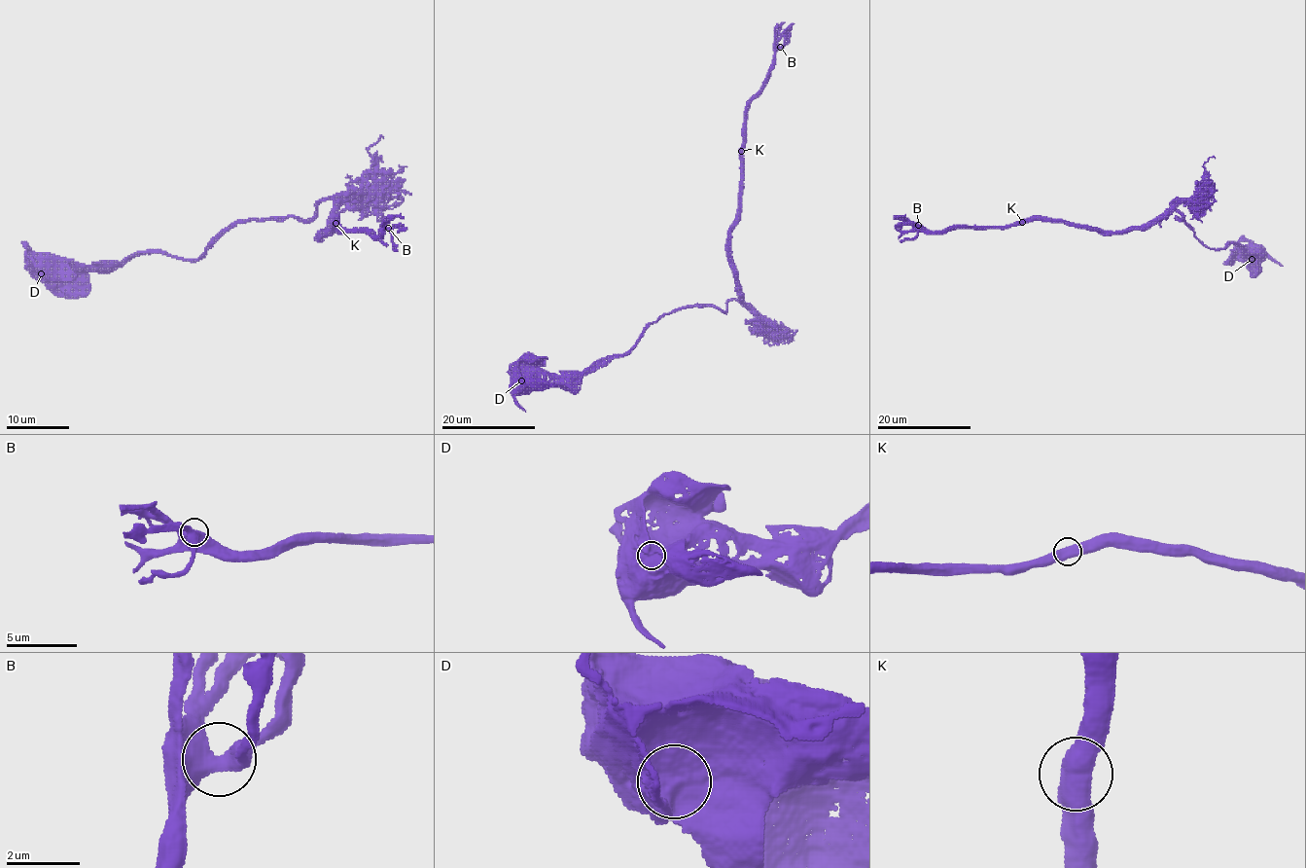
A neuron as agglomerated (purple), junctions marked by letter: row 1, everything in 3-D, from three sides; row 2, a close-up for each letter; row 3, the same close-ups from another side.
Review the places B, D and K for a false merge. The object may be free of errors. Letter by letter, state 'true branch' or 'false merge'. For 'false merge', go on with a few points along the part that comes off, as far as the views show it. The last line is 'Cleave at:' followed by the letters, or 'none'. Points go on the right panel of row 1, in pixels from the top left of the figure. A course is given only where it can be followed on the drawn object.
B: true branch
D: true branch
K: true branch
Cleave at: none

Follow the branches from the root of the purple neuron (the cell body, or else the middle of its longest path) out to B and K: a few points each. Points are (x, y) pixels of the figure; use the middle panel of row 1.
B: (522, 387), (581, 379), (663, 315), (739, 299), (729, 234), (745, 107), (780, 47)
K: (522, 387), (581, 379), (622, 356), (663, 315), (693, 307), (725, 310), (739, 299), (729, 234), (741, 151)

